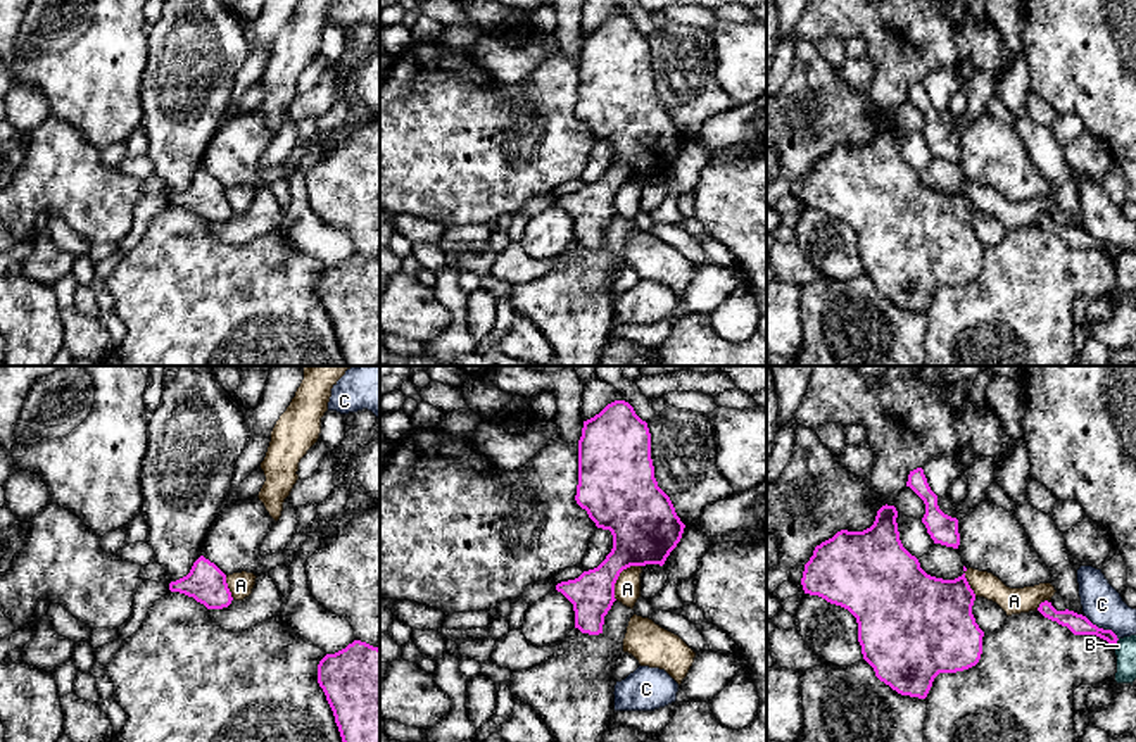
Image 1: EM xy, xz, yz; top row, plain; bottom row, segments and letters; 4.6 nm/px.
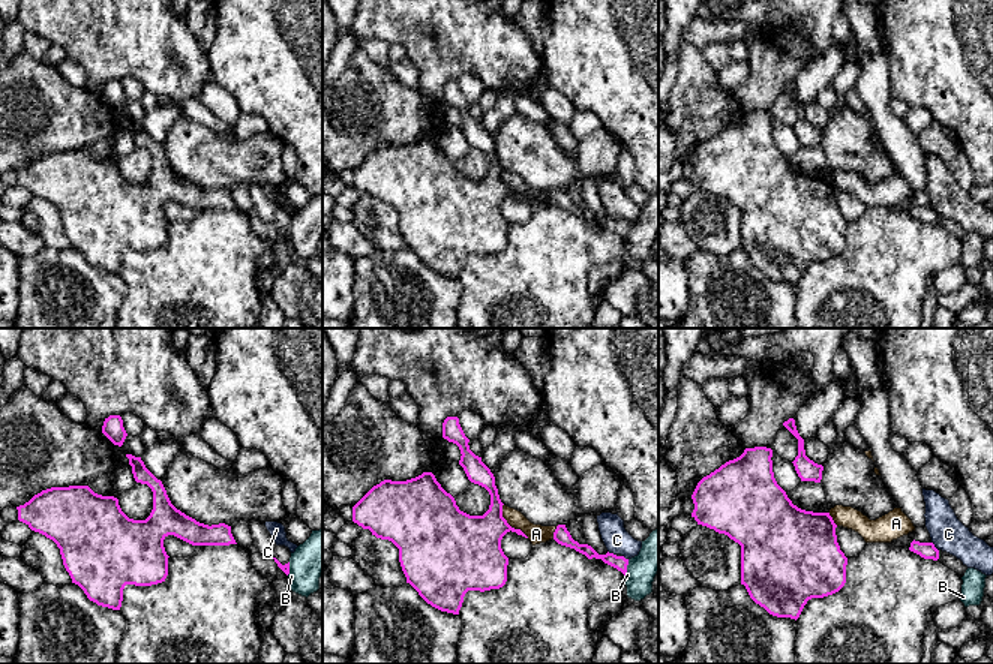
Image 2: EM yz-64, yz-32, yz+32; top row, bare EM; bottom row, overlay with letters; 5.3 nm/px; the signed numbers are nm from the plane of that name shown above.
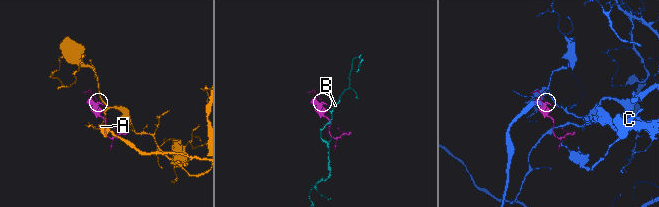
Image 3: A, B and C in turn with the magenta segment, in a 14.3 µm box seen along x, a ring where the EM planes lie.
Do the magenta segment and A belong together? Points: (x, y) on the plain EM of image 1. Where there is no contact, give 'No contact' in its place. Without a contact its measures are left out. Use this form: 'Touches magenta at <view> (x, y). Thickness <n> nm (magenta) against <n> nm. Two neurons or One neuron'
Touches magenta at xz (618, 188). Thickness 320 nm (magenta) against 130 nm. Two neurons

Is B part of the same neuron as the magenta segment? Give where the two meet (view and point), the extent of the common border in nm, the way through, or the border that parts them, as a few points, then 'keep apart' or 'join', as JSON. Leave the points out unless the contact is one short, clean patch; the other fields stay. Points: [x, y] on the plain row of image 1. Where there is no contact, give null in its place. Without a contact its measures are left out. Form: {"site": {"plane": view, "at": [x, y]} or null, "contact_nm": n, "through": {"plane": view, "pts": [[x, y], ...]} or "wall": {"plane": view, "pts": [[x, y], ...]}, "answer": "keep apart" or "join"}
{"site": {"plane": "yz", "at": [1116, 256]}, "contact_nm": 40, "wall": {"plane": "yz", "pts": [[1119, 252], [1114, 257]]}, "answer": "keep apart"}

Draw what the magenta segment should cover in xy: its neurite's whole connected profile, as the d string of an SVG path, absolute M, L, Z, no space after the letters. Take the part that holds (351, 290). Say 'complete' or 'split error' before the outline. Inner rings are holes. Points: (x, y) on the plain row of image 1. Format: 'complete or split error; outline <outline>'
complete; outline M354 254L326 267L318 278L318 297L347 366L380 366L380 262Z

